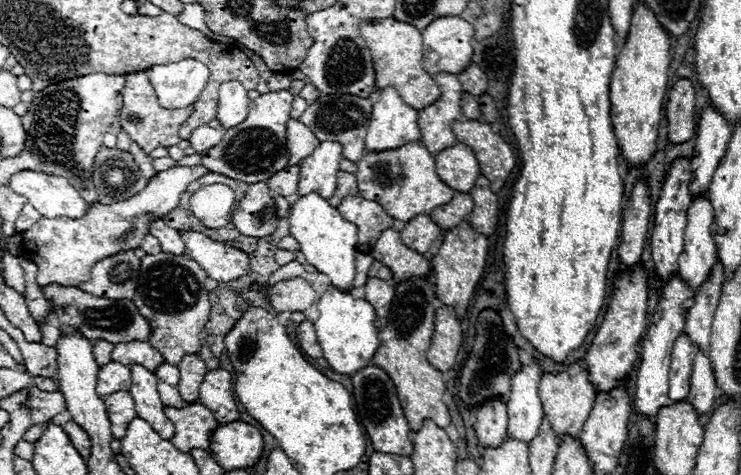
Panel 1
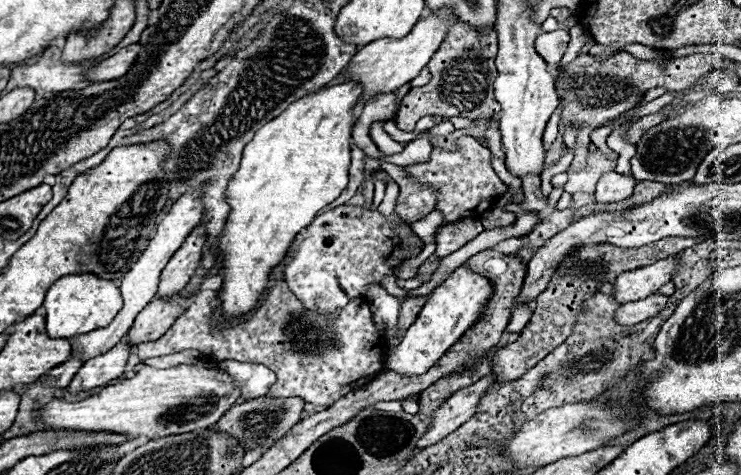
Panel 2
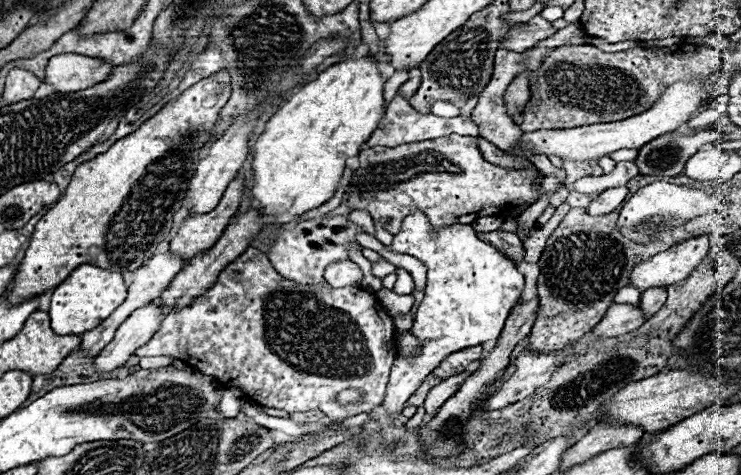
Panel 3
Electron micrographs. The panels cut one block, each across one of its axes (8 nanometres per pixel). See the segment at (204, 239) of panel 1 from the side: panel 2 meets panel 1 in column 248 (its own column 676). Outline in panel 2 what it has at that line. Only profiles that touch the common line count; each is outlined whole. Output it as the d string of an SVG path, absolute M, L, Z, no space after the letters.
M664 258L664 260L658 260L650 266L622 272L620 276L616 276L616 280L612 284L614 286L612 298L618 304L626 304L626 302L636 302L640 298L652 296L666 282L672 280L676 270L678 270L676 260L674 258Z

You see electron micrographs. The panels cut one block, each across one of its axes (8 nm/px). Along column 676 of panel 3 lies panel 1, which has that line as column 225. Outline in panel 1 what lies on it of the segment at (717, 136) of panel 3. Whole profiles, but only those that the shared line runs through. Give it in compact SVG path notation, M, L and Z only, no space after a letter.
M288 90L268 92L252 100L246 120L226 130L222 142L202 154L202 164L206 164L210 172L218 172L248 184L254 184L258 180L268 180L274 172L286 168L288 166L286 122L290 118L292 100L294 96Z

